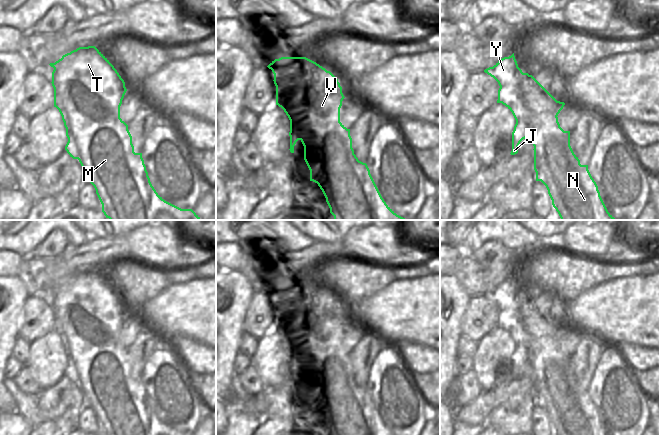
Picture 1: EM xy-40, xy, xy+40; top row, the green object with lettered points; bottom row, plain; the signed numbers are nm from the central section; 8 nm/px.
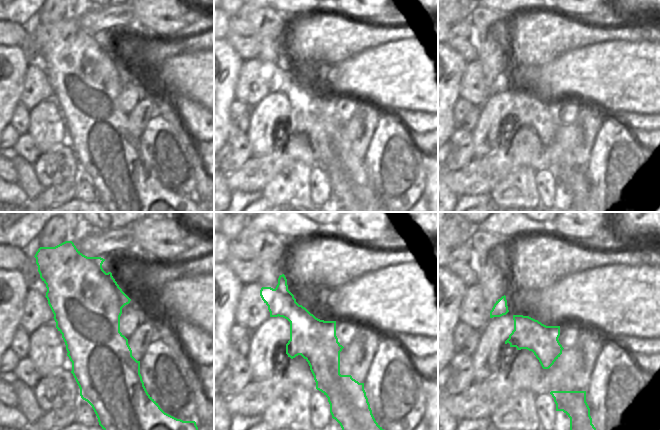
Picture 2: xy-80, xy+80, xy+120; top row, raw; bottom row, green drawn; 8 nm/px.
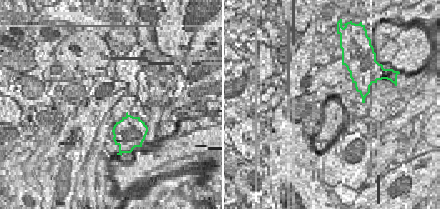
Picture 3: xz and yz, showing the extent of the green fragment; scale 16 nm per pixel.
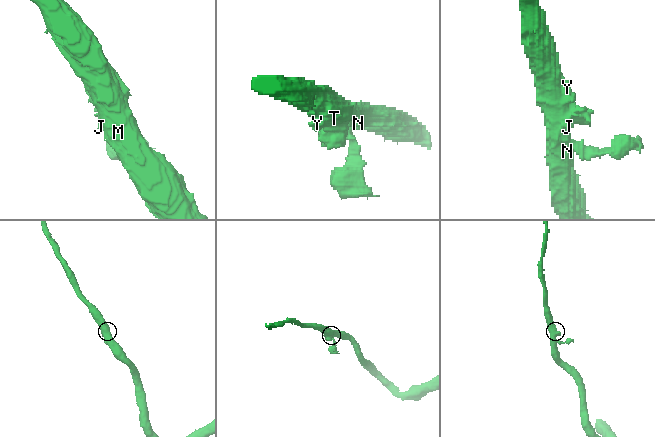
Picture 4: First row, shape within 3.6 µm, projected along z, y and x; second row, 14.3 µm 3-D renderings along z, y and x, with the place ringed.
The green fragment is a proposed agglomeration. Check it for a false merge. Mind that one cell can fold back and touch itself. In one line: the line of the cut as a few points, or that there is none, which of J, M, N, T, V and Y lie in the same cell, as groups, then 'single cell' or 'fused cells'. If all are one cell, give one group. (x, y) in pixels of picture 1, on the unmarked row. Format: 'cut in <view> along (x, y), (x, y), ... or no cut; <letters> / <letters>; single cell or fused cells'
cut in xy+40 along (520, 314), (525, 329), (533, 338), (536, 358), (530, 363); J / M N T V Y; fused cells

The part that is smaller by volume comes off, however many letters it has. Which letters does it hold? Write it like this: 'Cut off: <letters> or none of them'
Cut off: J

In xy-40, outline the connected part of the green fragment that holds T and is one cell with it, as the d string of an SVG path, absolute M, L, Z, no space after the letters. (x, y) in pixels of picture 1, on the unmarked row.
M88 270L79 271L76 274L63 279L62 282L55 287L50 287L49 289L54 292L51 307L54 312L54 319L58 320L58 328L54 329L54 331L56 331L58 334L64 332L68 338L70 352L76 364L78 376L80 378L80 382L78 384L84 394L86 405L89 405L96 414L96 418L102 428L102 435L193 435L192 433L181 433L165 425L152 410L144 384L142 382L142 377L134 376L132 360L128 354L128 349L120 342L120 330L127 313L125 311L124 304L121 302L114 290L109 286L109 284L95 270Z

